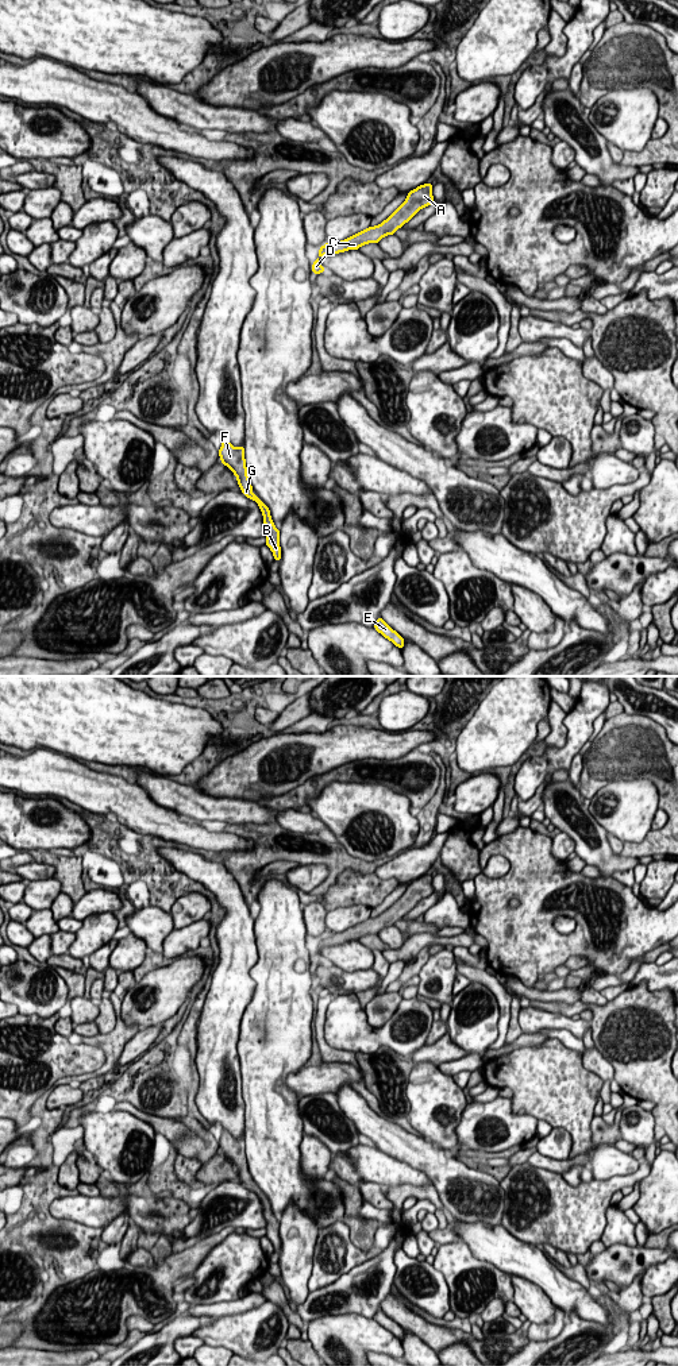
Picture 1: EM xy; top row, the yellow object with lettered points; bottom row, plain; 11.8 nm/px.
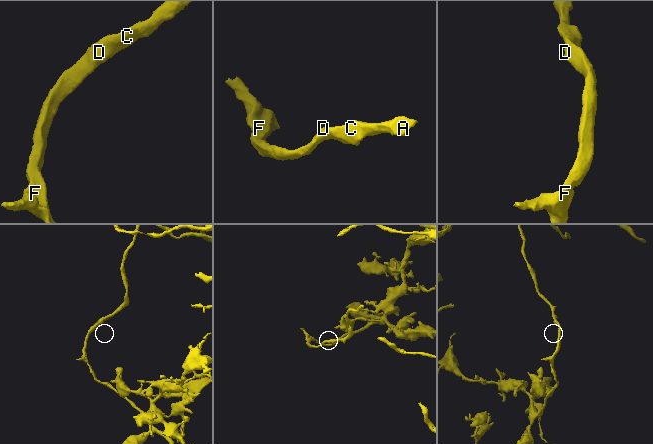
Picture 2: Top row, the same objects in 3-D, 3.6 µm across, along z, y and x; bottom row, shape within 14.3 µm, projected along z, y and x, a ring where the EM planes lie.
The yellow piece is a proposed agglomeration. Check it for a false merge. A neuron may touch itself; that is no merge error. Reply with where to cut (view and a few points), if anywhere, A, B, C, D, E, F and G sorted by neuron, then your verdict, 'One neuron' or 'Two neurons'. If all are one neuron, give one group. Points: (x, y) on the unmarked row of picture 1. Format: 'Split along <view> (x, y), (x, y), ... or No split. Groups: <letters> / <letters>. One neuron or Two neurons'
No split. Groups: A B C D E F G. One neuron

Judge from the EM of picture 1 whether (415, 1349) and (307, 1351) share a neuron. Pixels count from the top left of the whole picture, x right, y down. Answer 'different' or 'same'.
different

